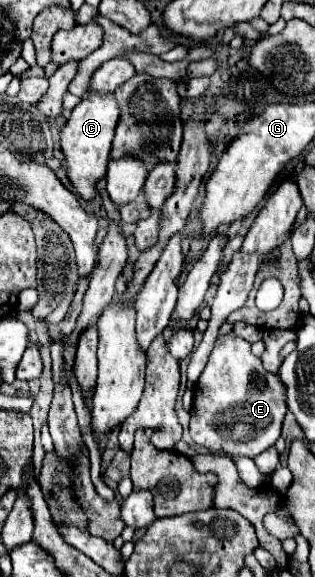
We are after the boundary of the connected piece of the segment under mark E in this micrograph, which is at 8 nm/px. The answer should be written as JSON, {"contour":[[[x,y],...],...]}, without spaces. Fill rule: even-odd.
{"contour":[[[230,332],[218,338],[218,344],[214,346],[214,354],[210,356],[206,368],[202,370],[202,376],[198,384],[194,386],[194,404],[190,410],[190,436],[196,446],[206,448],[208,452],[224,452],[224,454],[240,454],[254,458],[260,452],[274,446],[274,442],[280,438],[280,428],[284,414],[288,412],[286,406],[286,386],[280,380],[278,374],[272,374],[264,370],[262,360],[250,352],[250,342],[240,338],[238,334]],[[236,424],[242,424],[244,438],[234,438],[232,430]]]}

